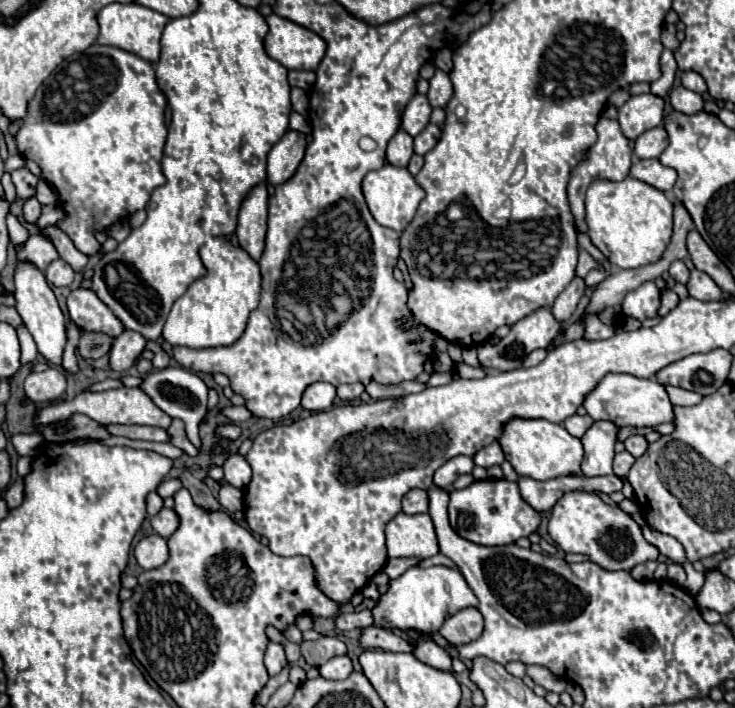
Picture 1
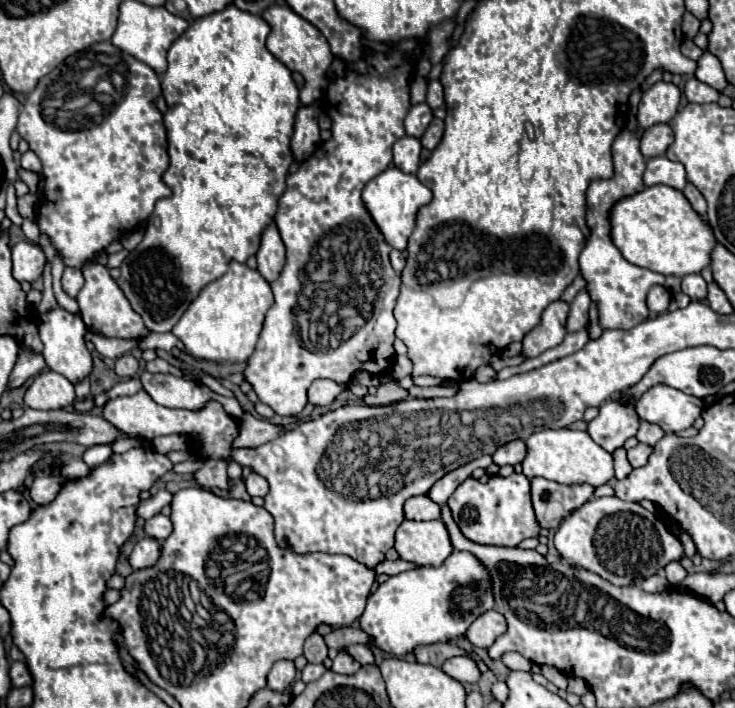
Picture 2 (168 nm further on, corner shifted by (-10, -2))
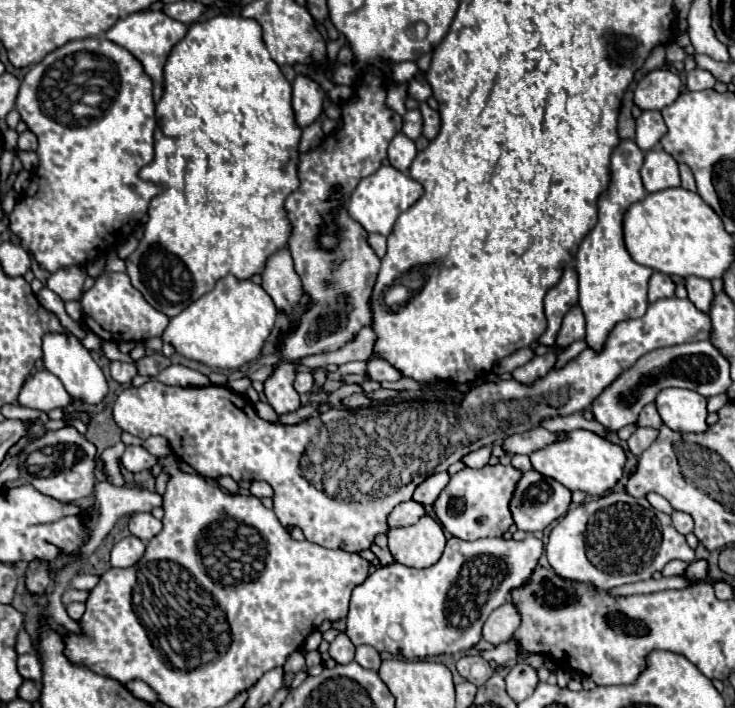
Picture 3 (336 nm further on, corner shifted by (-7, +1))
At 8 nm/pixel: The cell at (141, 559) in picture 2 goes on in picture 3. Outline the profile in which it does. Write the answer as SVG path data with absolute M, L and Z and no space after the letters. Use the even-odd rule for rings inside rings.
M125 537L113 547L111 565L113 567L131 567L143 557L143 553L145 553L145 543L139 537Z

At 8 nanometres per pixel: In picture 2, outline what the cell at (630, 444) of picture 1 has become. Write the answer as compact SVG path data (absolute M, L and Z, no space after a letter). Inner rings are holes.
M646 420L640 424L638 434L636 434L636 438L638 438L640 442L650 444L650 446L654 446L662 436L664 436L664 430L662 430L658 424L652 424L652 422L646 422Z

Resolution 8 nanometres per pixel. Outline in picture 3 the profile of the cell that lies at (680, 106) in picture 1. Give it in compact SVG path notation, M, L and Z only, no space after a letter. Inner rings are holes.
M693 69L687 73L687 89L689 91L703 91L715 87L715 77L703 69Z

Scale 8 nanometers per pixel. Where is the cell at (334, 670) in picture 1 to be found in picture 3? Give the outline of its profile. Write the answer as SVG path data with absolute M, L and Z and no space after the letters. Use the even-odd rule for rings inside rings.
M341 633L341 635L335 637L335 641L331 641L329 655L331 655L339 665L347 665L347 663L353 661L355 647L353 647L353 643L349 641L349 637L347 637L345 633Z

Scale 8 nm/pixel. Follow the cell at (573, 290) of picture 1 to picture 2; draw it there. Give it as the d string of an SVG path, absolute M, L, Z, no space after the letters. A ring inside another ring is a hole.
M586 290L578 292L578 296L570 302L570 314L566 322L568 332L578 332L584 330L588 324L588 308L590 308L590 296Z

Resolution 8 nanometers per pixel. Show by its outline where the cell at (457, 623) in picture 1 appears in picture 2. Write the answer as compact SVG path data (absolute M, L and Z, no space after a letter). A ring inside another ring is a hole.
M498 610L482 614L466 632L466 638L476 648L490 648L498 636L506 632L506 618Z

